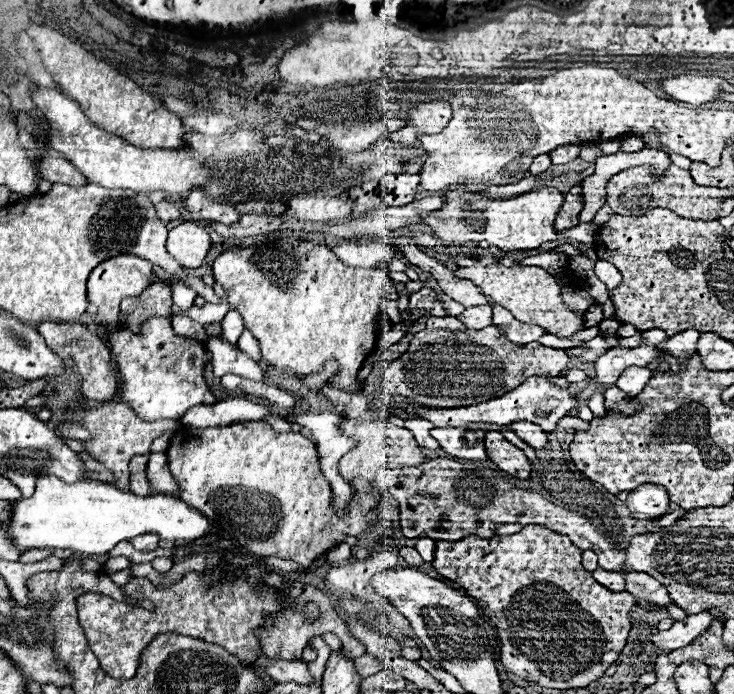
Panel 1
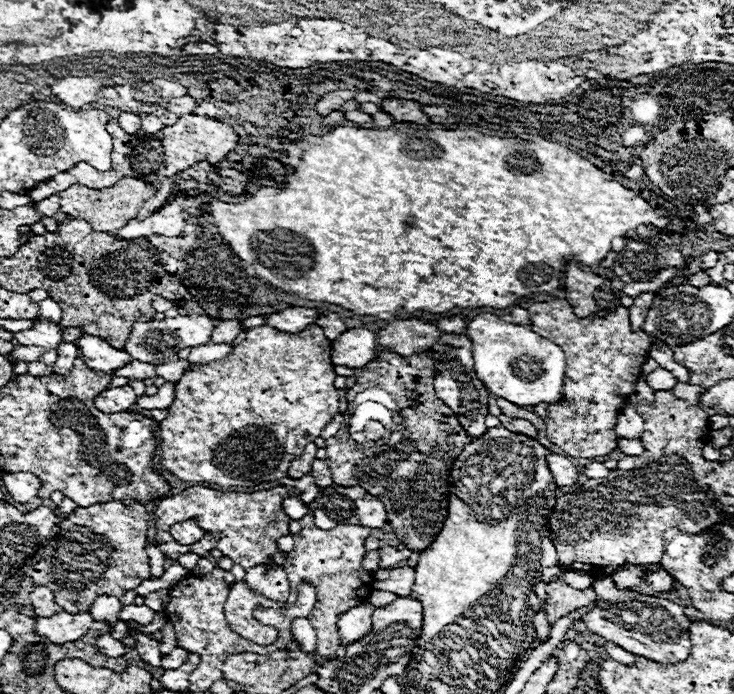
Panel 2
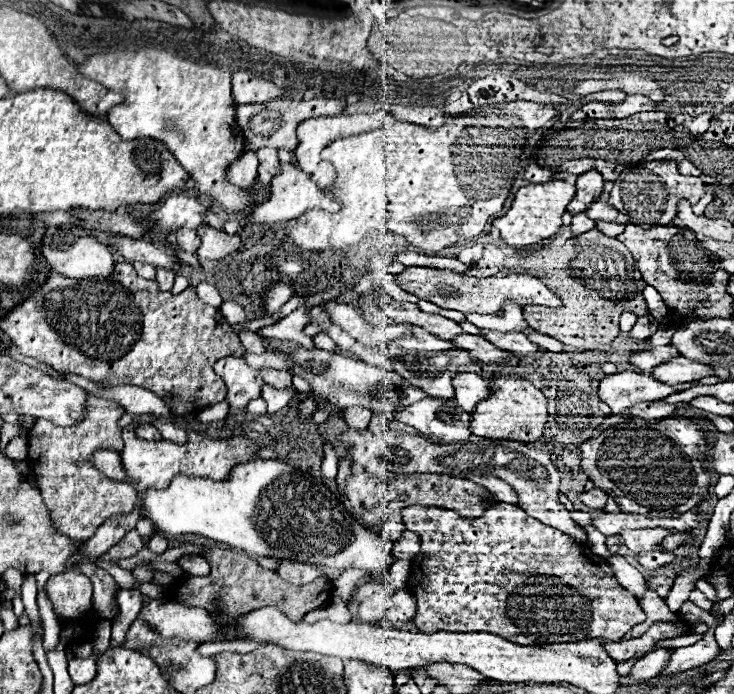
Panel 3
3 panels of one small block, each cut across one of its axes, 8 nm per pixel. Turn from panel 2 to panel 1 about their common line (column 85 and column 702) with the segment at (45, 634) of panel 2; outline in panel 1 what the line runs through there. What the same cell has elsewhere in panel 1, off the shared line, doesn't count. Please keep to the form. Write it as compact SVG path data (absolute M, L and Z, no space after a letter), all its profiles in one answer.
M710 612L690 614L684 620L674 620L670 630L664 630L664 632L650 636L650 640L662 650L684 648L684 646L692 644L692 640L696 640L700 634L704 634L712 620L714 620L714 616Z

